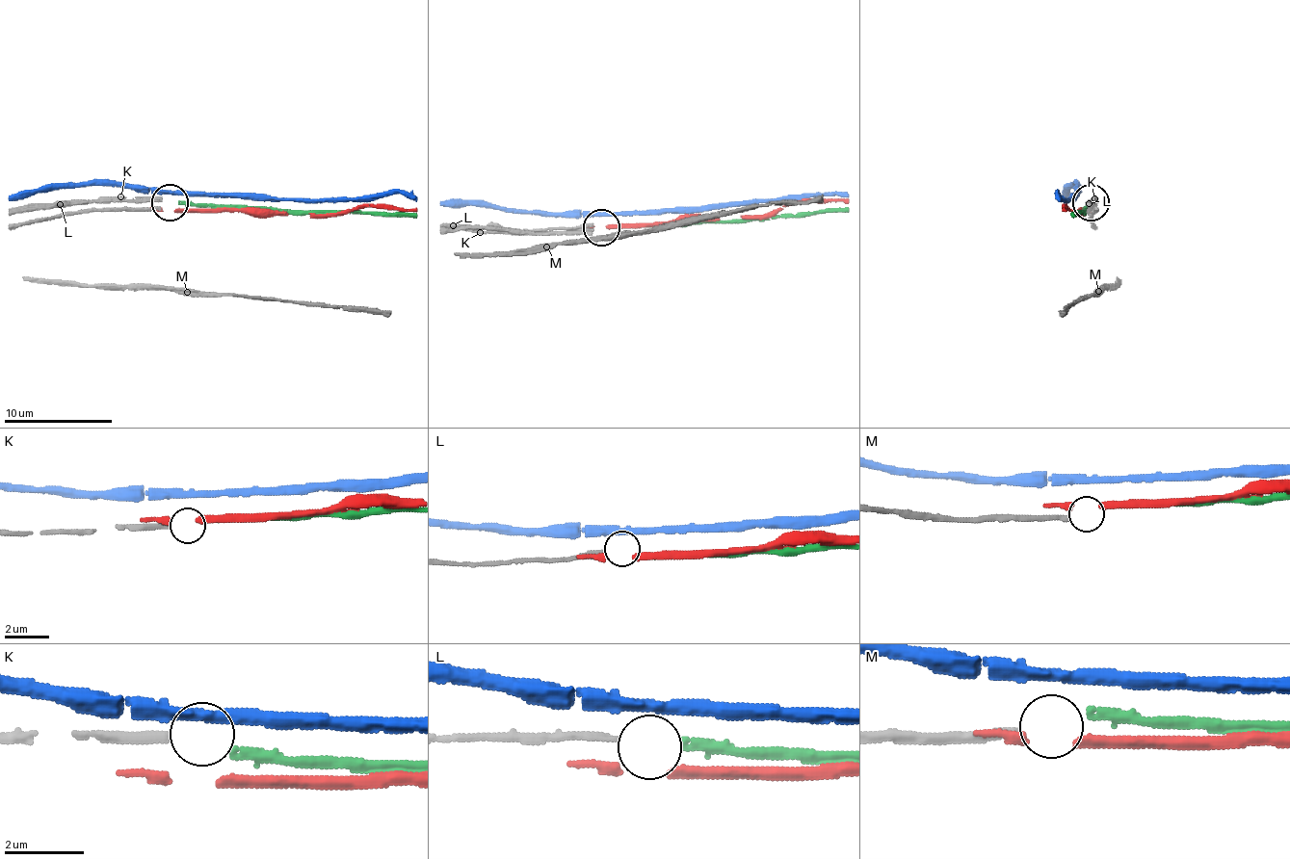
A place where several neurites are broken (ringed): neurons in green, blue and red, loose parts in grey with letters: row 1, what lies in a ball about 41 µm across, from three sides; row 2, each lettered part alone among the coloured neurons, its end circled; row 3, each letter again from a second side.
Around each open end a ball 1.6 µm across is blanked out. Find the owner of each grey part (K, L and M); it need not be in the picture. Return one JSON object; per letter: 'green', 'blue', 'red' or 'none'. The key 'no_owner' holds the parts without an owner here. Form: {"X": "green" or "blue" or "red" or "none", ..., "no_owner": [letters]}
{"K": "none", "L": "none", "M": "none", "no_owner": ["K", "L", "M"]}

